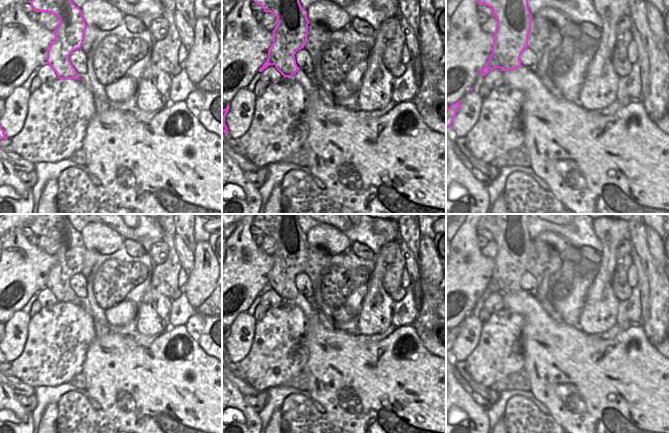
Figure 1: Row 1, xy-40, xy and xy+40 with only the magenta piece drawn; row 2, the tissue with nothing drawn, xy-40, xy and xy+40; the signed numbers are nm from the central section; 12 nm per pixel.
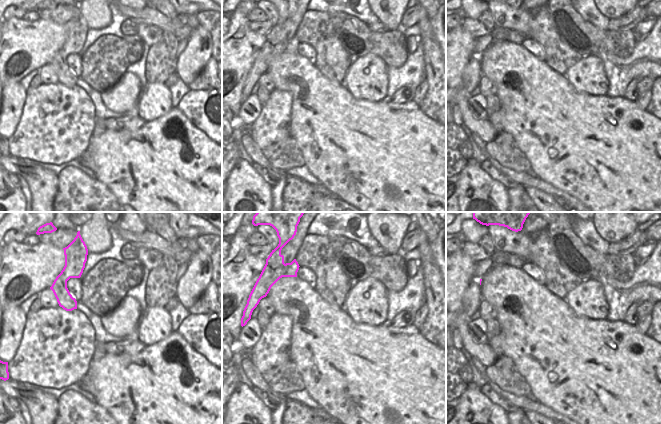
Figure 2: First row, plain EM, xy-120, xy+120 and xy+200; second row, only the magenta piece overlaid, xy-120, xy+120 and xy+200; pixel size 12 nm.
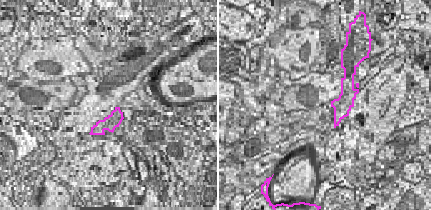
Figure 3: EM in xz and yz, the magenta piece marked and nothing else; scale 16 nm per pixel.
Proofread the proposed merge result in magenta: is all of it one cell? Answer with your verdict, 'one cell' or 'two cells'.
two cells

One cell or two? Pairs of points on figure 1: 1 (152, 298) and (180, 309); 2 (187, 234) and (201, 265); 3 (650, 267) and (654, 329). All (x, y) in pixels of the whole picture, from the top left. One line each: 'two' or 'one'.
1: two
2: two
3: one

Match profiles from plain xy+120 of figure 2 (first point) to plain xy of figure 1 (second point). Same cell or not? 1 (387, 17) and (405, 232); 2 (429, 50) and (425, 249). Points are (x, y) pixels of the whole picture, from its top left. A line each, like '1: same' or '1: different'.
1: different
2: different

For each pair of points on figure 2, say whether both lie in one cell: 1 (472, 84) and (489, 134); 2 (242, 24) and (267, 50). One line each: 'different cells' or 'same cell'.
1: different cells
2: different cells

